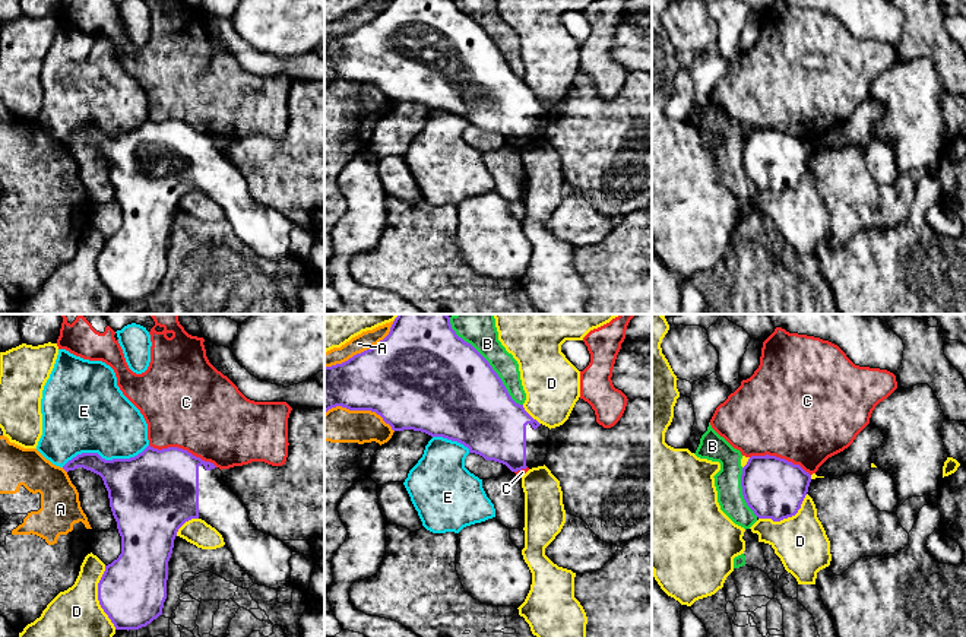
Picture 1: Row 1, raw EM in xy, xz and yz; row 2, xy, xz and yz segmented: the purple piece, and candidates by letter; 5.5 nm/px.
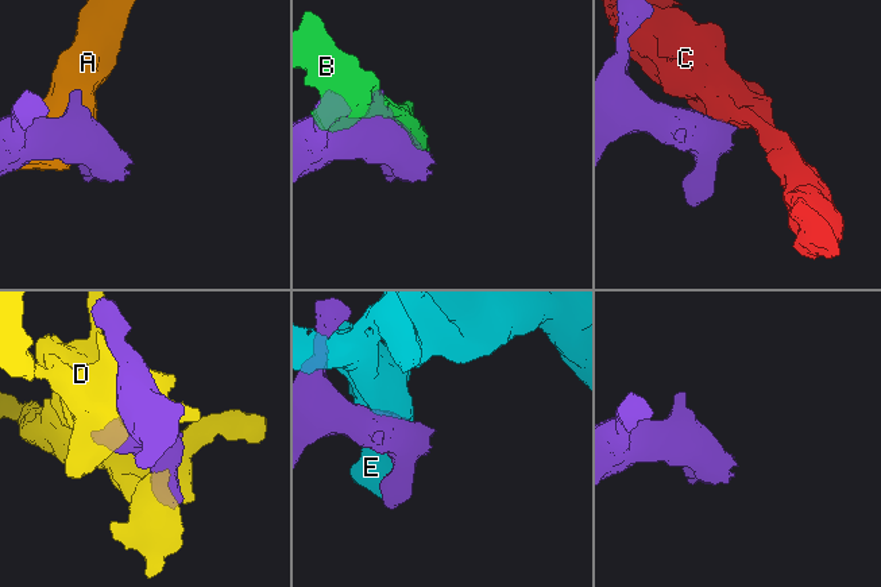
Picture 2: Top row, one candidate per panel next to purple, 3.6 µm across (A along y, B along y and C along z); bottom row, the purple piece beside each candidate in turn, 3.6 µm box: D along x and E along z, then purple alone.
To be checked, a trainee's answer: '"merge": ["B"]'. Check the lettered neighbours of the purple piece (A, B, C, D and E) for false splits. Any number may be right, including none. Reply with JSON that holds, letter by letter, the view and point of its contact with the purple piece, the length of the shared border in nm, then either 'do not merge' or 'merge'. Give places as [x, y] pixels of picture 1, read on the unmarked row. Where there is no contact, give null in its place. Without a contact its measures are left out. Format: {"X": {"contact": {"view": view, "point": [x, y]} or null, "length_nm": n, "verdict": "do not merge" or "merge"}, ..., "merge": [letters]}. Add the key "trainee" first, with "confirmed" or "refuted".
{"trainee": "refuted", "A": {"contact": {"view": "xz", "point": [360, 82]}, "length_nm": 400, "verdict": "do not merge"}, "B": {"contact": {"view": "xz", "point": [491, 40]}, "length_nm": 600, "verdict": "do not merge"}, "C": {"contact": {"view": "xy", "point": [181, 121]}, "length_nm": 400, "verdict": "do not merge"}, "D": {"contact": {"view": "xy", "point": [98, 271]}, "length_nm": 360, "verdict": "do not merge"}, "E": {"contact": {"view": "xy", "point": [104, 132]}, "length_nm": 500, "verdict": "do not merge"}, "merge": []}

